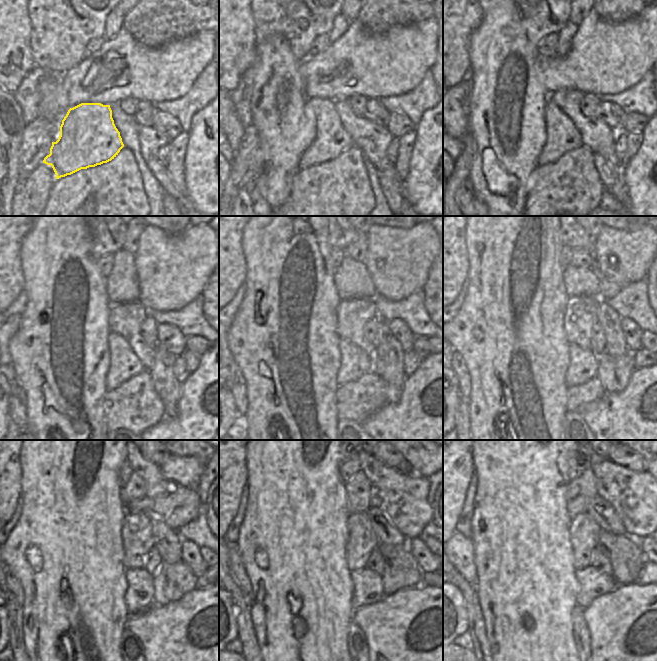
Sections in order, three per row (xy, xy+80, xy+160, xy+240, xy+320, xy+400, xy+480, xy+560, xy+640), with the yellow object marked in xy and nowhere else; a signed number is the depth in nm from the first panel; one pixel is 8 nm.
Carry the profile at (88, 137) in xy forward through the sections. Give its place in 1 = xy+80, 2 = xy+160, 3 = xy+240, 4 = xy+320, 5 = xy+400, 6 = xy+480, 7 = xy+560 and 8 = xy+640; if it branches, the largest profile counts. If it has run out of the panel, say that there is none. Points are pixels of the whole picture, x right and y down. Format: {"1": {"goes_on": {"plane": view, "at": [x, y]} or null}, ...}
{"1": {"goes_on": {"plane": "xy+80", "at": [331, 139]}}, "2": {"goes_on": {"plane": "xy+160", "at": [562, 136]}}, "3": {"goes_on": {"plane": "xy+240", "at": [124, 364]}}, "4": {"goes_on": {"plane": "xy+320", "at": [354, 362]}}, "5": {"goes_on": {"plane": "xy+400", "at": [583, 367]}}, "6": {"goes_on": {"plane": "xy+480", "at": [139, 596]}}, "7": {"goes_on": {"plane": "xy+560", "at": [368, 589]}}, "8": {"goes_on": {"plane": "xy+640", "at": [593, 584]}}}

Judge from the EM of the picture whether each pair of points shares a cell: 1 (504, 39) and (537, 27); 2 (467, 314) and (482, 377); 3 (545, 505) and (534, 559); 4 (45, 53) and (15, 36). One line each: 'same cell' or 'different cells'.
1: different cells
2: same cell
3: same cell
4: different cells

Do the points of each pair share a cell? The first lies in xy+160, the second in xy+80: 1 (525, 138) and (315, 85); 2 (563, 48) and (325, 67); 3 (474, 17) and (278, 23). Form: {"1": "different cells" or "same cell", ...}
{"1": "different cells", "2": "different cells", "3": "different cells"}

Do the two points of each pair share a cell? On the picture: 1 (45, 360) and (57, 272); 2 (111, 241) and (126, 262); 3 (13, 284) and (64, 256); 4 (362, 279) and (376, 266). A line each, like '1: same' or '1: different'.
1: same
2: different
3: different
4: different

